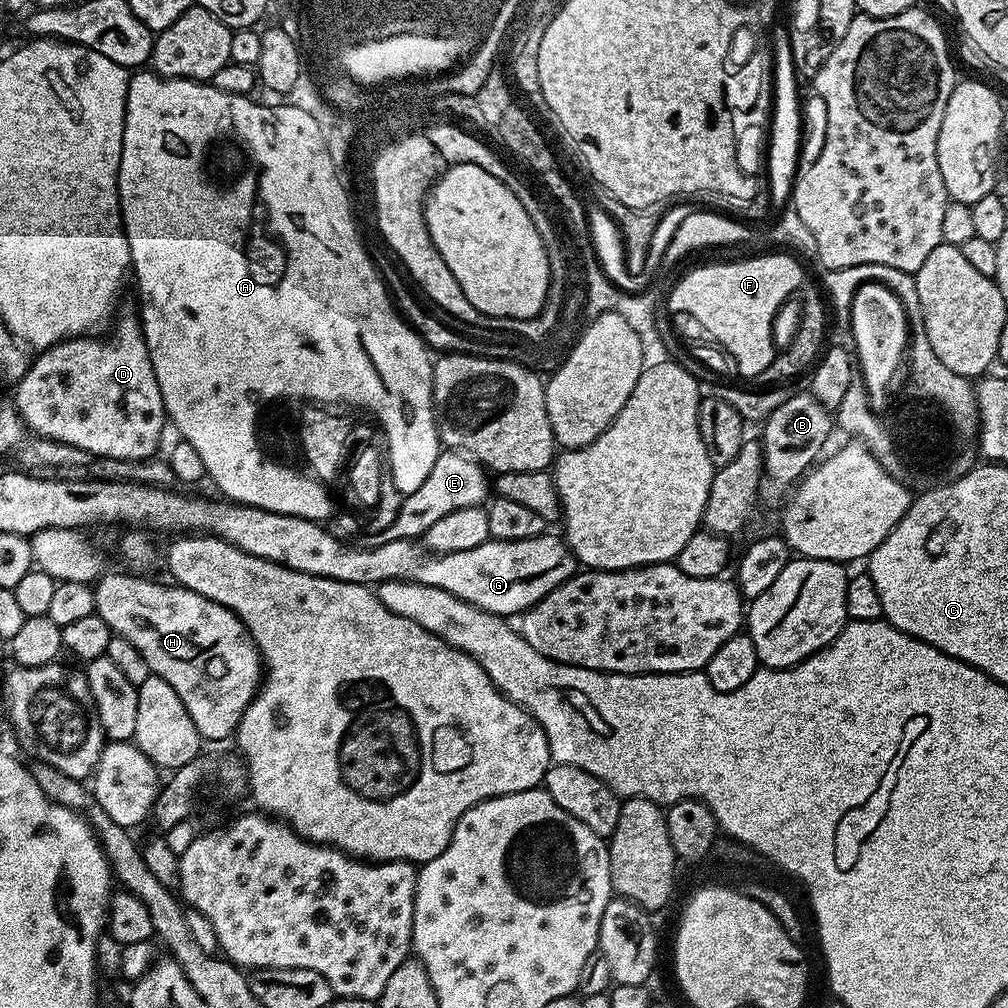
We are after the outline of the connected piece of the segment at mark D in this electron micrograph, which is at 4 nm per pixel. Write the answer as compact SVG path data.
M135 315L124 316L120 321L115 321L116 329L109 334L108 340L95 340L95 335L73 336L71 340L61 340L60 343L52 345L51 348L43 349L39 353L40 356L31 361L28 366L28 372L15 385L14 403L20 416L24 420L25 425L29 429L32 428L37 437L57 440L60 443L66 443L70 446L77 447L81 450L90 451L91 454L105 455L106 458L116 458L124 460L142 460L148 457L155 457L158 450L156 447L160 444L160 439L164 436L164 424L166 428L166 413L164 411L164 403L162 402L162 390L158 390L158 378L154 378L154 366L150 362L150 354L148 347L144 341L144 329L140 326L140 321Z

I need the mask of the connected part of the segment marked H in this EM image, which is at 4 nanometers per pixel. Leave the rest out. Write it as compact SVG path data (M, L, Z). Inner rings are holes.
M124 572L101 575L95 581L95 615L100 616L106 626L110 626L113 634L126 638L126 642L130 642L130 646L134 646L134 650L138 650L138 654L146 658L146 666L151 675L174 686L174 694L182 698L186 714L194 718L194 726L205 741L224 740L227 736L229 739L262 683L260 651L256 649L252 636L241 620L226 606L189 588L173 586L171 583L159 584L156 580L147 580L144 577L147 575Z

